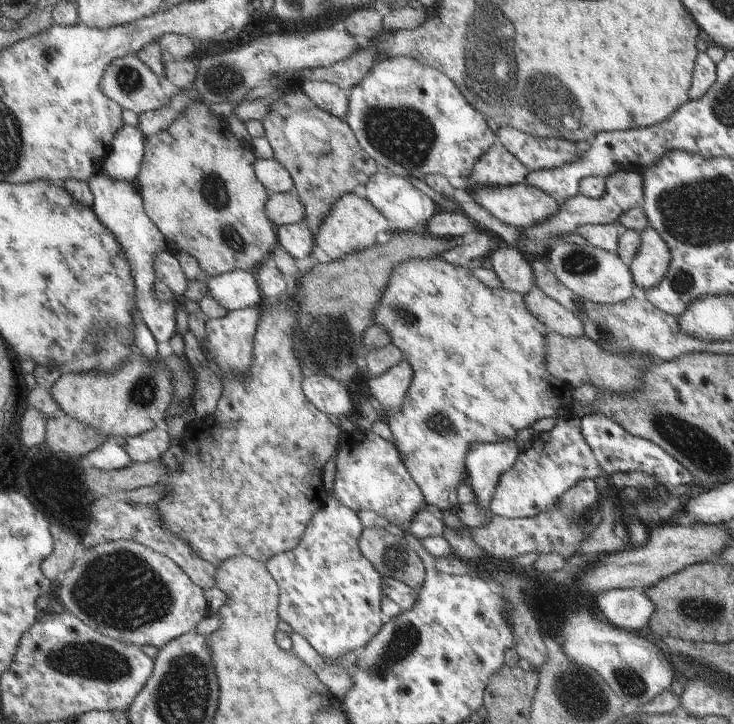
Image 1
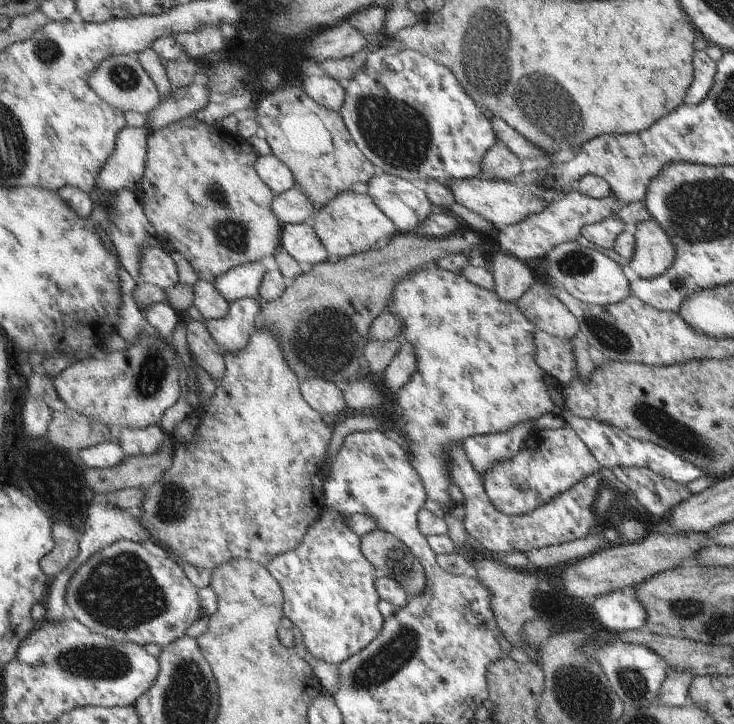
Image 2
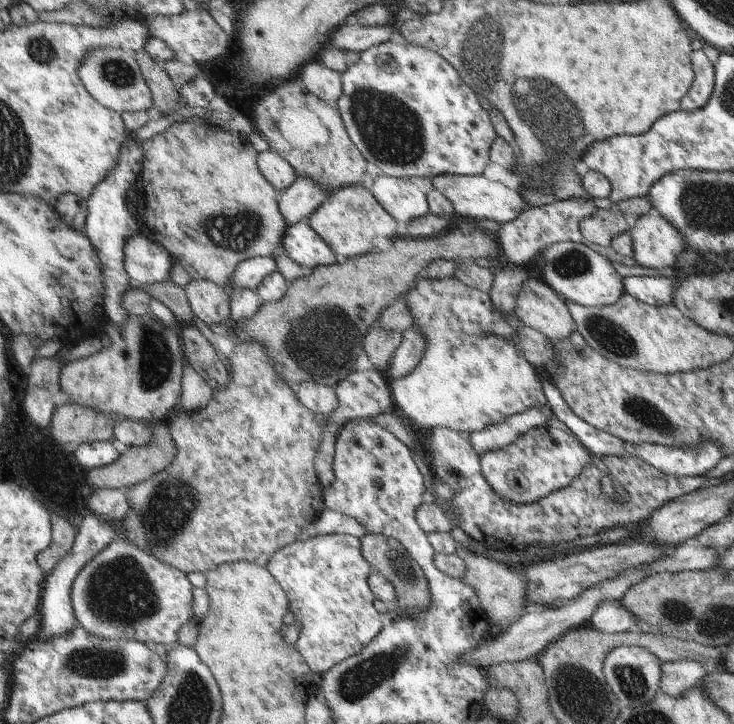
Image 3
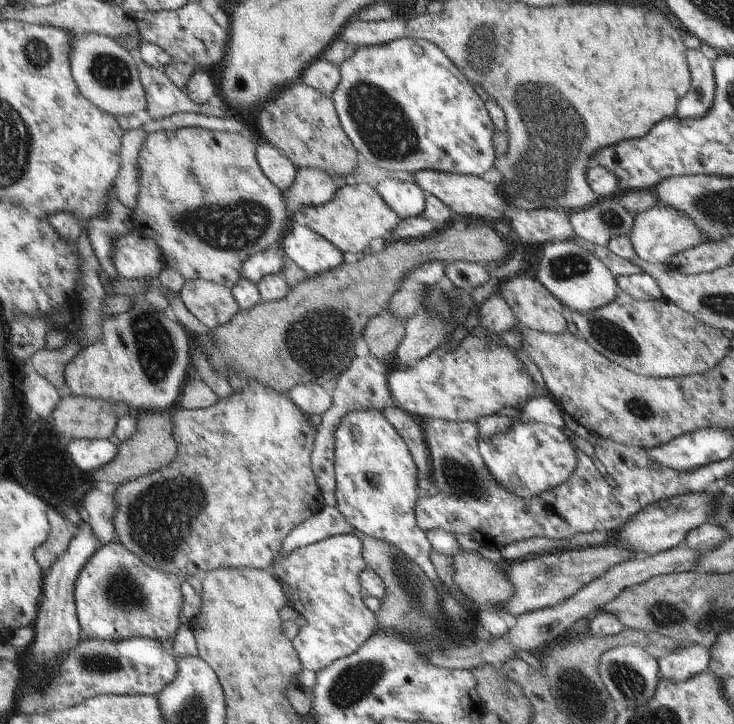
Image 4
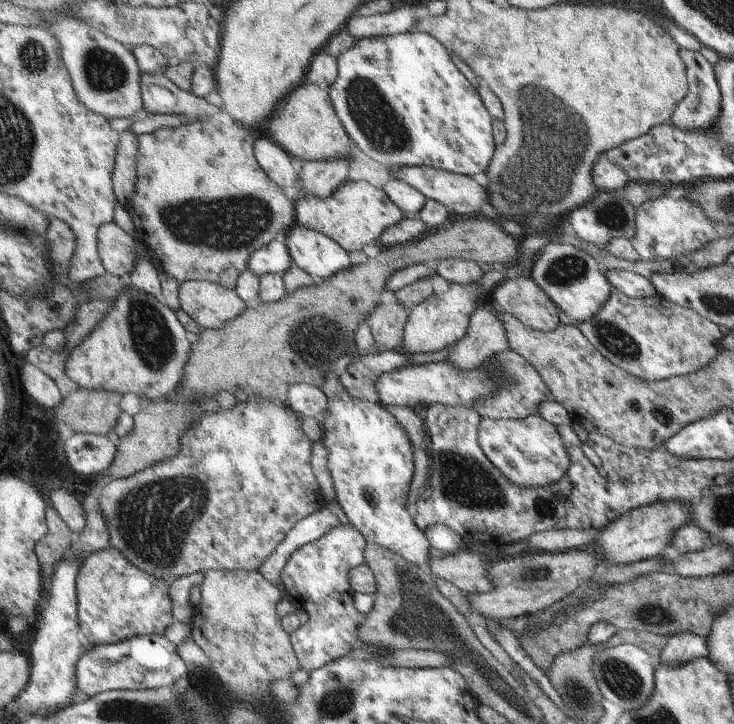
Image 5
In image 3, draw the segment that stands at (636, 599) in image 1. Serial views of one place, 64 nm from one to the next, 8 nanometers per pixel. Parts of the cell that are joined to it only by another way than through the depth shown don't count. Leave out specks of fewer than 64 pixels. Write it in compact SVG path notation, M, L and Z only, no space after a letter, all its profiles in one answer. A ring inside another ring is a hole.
M618 601L599 604L587 624L603 633L621 633L635 628L632 613L623 609Z

